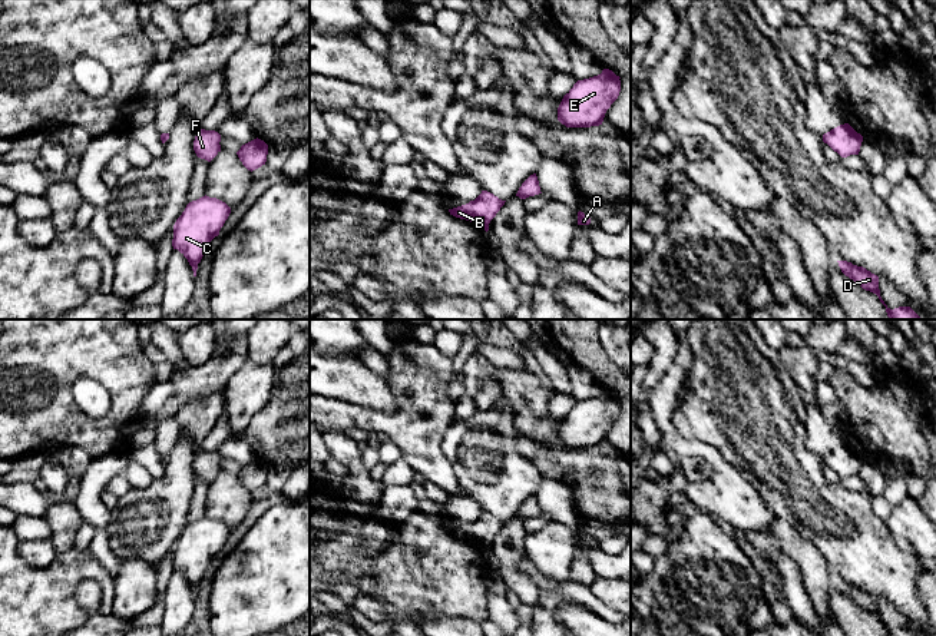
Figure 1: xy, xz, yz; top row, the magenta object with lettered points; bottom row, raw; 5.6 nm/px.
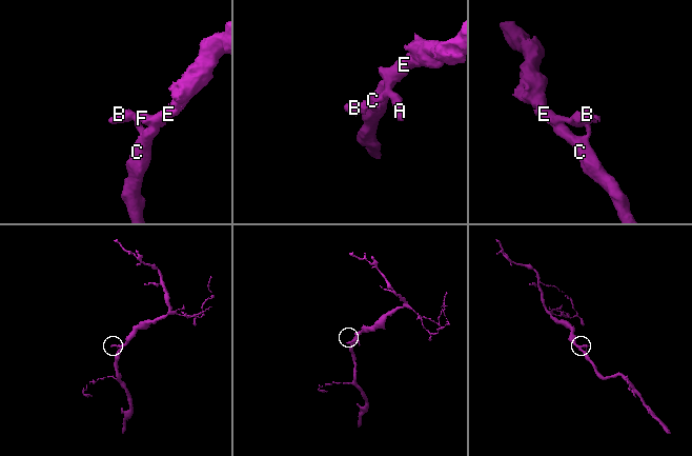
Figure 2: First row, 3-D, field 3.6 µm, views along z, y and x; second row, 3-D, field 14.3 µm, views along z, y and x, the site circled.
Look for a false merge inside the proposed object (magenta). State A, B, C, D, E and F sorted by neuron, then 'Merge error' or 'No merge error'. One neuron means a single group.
Groups: A B C D E F. No merge error

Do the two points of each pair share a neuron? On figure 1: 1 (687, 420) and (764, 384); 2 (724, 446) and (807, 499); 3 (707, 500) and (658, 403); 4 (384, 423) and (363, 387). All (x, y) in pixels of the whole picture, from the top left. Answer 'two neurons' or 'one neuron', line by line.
1: one neuron
2: one neuron
3: one neuron
4: two neurons

